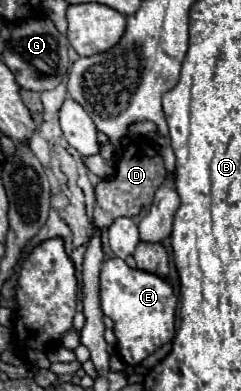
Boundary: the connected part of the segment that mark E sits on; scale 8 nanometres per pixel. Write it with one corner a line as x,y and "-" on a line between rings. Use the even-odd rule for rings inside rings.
120,258
104,260
100,270
100,304
104,316
114,320
114,332
118,338
118,354
128,366
140,364
154,354
160,346
174,338
174,314
176,296
170,282
164,282
158,274
130,268

